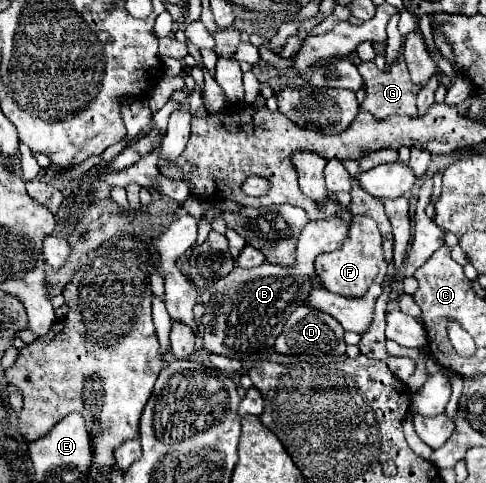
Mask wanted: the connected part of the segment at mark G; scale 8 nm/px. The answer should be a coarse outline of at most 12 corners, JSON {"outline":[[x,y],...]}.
{"outline":[[363,62],[367,98],[361,110],[379,120],[417,118],[417,92],[407,62],[385,70]]}

